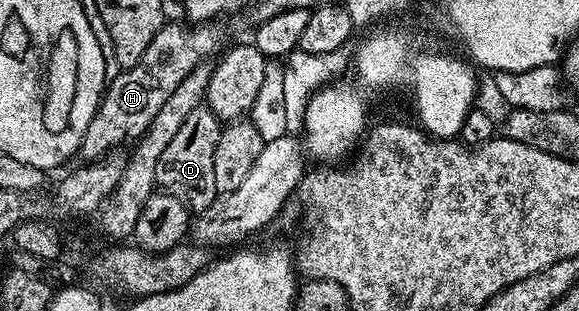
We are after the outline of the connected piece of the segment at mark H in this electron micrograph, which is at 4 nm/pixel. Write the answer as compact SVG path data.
M232 19L183 24L164 24L158 35L150 39L150 47L146 47L142 59L138 59L134 67L120 69L117 77L107 82L94 119L90 119L86 127L86 135L78 150L79 160L96 161L108 152L111 154L124 147L127 141L135 142L143 137L154 115L162 111L162 103L170 99L170 94L177 89L178 83L182 83L182 79L186 79L186 75L190 75L194 67L215 58L229 44L228 36L236 29Z

